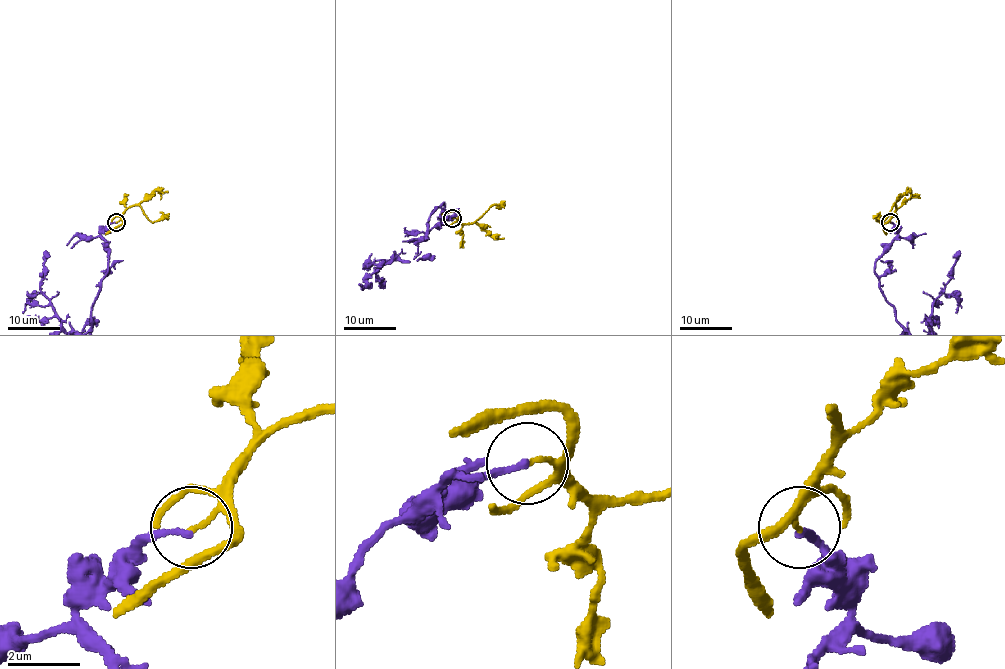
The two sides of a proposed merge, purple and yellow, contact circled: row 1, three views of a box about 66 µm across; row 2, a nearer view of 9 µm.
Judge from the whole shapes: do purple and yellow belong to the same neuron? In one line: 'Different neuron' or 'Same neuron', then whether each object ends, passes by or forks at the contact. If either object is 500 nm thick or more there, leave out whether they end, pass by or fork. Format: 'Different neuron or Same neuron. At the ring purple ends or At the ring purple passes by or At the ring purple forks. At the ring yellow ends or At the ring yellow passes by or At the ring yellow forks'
Different neuron. At the ring purple ends. At the ring yellow ends

